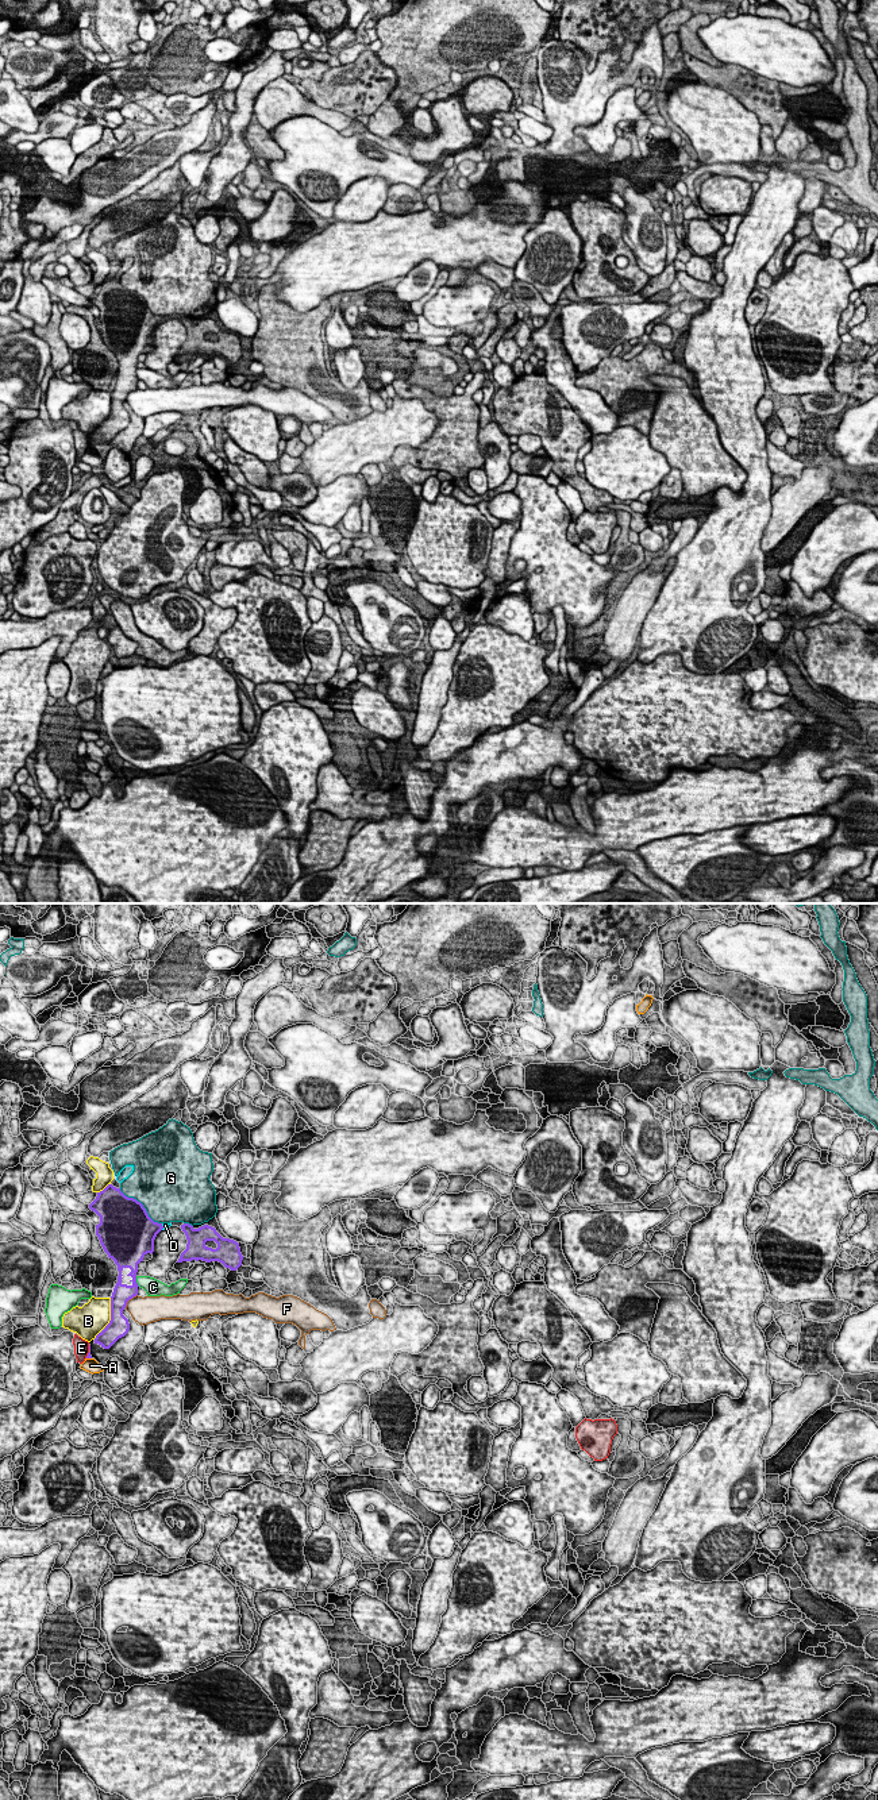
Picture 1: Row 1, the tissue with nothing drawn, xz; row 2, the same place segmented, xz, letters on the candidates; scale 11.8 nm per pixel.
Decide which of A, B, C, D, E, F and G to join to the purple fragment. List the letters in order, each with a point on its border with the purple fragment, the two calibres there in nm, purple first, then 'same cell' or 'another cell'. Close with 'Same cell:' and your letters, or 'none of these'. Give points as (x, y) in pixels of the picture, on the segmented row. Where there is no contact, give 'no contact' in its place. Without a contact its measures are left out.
A: xz (89, 1357) | 50/170 nm | another cell
B: xz (111, 1313) | 240/360 nm | another cell
C: xz (135, 1282) | 220/220 nm | another cell
D: xz (162, 1226) | 360/60 nm | same cell
E: xz (88, 1355) | 50/190 nm | another cell
F: xz (128, 1299) | 220/320 nm | another cell
G: xz (142, 1205) | 500/500 nm | another cell
Same cell: D

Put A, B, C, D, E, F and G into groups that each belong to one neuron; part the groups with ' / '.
A / B / C / D / E / F / G

